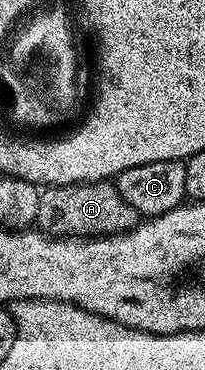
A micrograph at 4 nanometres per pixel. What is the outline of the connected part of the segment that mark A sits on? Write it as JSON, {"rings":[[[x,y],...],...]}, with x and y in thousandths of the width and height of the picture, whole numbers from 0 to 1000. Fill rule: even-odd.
{"rings":[[[551,492],[356,495],[288,505],[210,503],[195,516],[195,565],[180,611],[220,632],[268,641],[493,641],[595,635],[673,611],[683,584],[585,527]]]}

